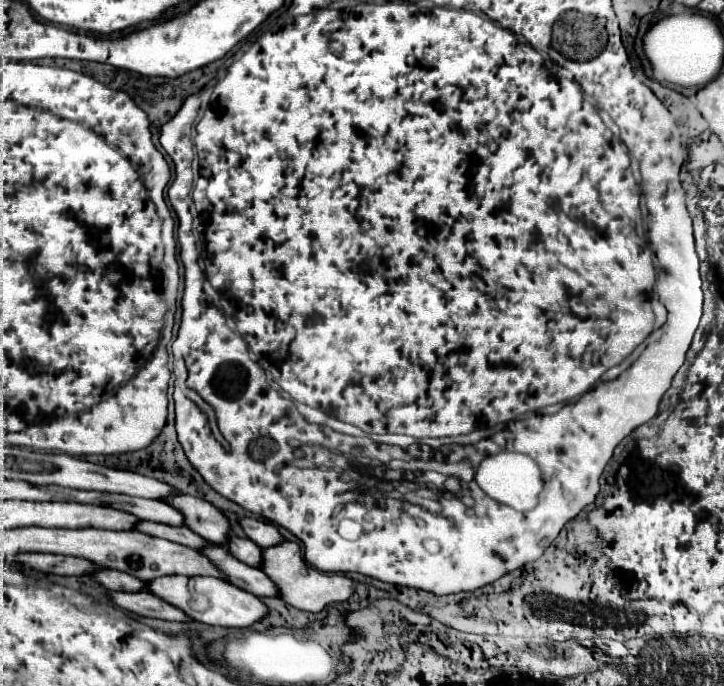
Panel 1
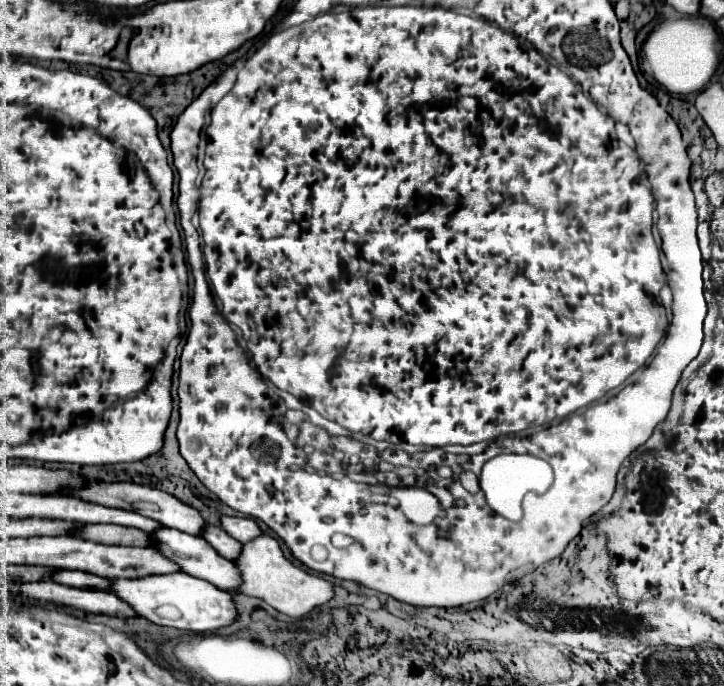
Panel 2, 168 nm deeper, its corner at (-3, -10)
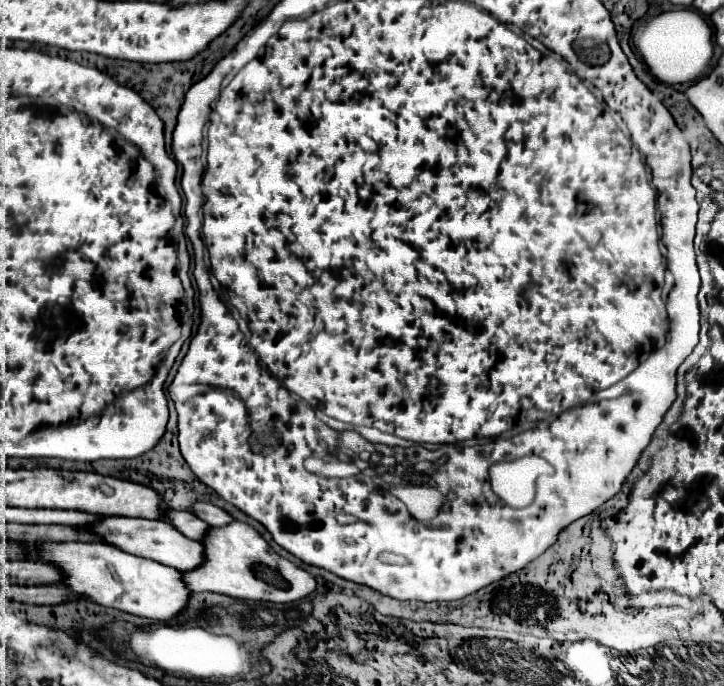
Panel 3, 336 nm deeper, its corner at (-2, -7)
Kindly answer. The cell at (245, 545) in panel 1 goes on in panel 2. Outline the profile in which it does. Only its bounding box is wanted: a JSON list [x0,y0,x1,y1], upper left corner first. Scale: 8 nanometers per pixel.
[202,525,242,561]

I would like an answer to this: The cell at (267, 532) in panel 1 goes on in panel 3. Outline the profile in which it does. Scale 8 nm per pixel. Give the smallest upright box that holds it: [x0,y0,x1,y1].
[193,502,233,528]

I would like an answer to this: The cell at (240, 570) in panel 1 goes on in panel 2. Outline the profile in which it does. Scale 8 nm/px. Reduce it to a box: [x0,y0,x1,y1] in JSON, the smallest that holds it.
[152,527,240,593]

